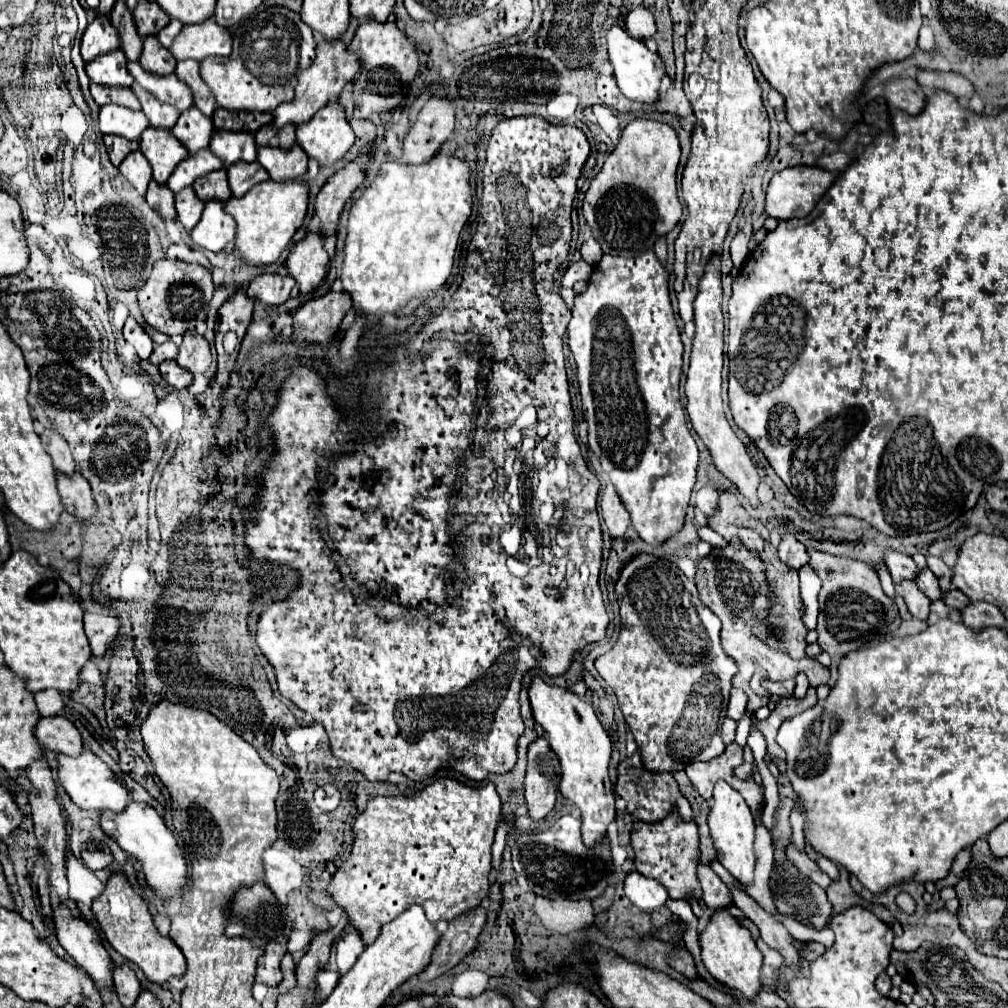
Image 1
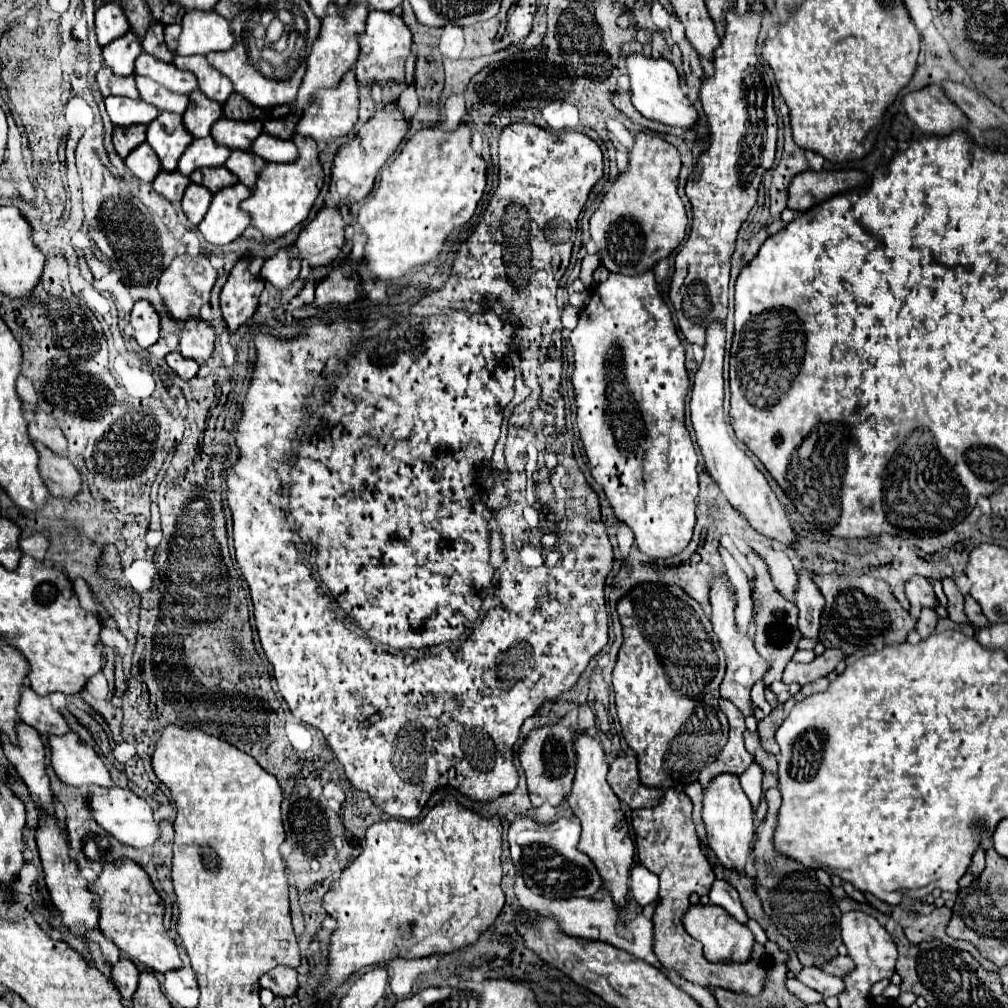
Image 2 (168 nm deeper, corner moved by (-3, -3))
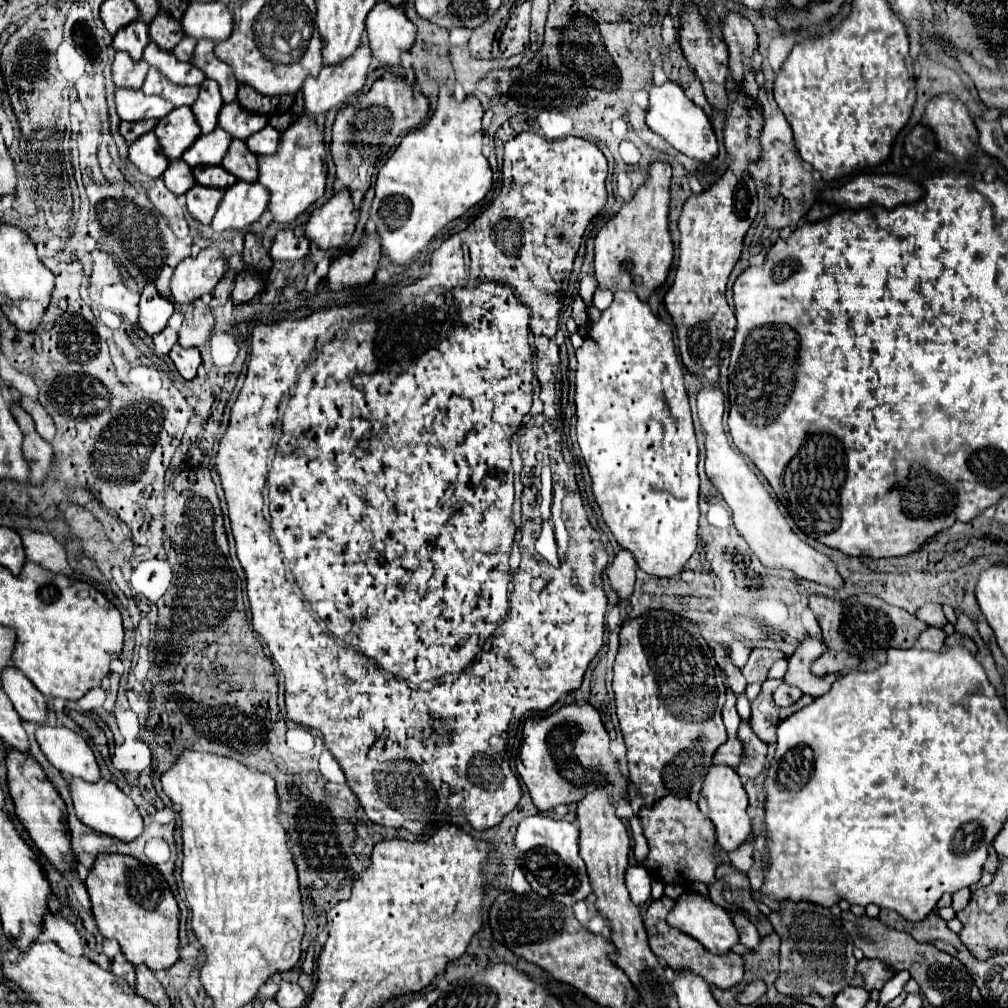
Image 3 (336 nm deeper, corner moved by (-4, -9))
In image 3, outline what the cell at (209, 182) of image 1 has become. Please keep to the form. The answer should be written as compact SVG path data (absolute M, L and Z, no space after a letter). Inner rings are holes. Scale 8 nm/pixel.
M219 164L217 166L195 166L193 176L203 186L213 186L213 188L223 188L223 190L227 190L229 186L237 182L237 178Z

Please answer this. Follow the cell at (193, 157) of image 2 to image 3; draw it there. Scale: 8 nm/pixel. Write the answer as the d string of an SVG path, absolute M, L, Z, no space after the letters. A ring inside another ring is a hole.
M217 126L213 132L201 134L193 142L193 146L189 150L185 150L185 154L181 158L191 168L199 166L199 164L221 164L231 140L233 140L233 136L229 132L225 132L221 126Z

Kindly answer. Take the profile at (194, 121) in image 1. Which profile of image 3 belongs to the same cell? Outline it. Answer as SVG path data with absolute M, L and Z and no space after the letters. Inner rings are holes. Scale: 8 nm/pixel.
M205 78L201 84L201 94L199 94L197 102L191 106L195 118L205 134L217 126L217 116L219 116L221 106L223 106L223 100L219 94L219 84L213 82L211 78Z

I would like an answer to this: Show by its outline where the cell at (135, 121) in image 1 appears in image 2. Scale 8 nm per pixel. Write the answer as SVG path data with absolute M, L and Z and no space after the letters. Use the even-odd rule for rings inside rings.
M108 96L106 110L114 126L134 126L134 124L150 124L160 112L152 108L152 104L144 104L142 100L124 100L116 96Z

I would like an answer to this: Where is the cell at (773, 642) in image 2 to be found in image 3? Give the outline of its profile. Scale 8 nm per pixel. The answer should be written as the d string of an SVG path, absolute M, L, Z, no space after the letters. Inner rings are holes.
M783 680L763 682L763 688L761 688L759 696L751 702L751 720L749 722L755 730L755 734L767 744L773 744L777 740L775 730L777 730L777 724L779 724L781 716L779 716L779 708L775 706L771 694L779 684L783 684Z

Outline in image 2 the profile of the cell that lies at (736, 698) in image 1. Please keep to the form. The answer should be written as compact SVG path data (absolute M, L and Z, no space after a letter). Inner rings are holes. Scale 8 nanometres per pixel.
M720 697L720 708L728 719L729 738L716 762L700 772L698 782L702 784L702 788L706 788L710 780L720 774L742 774L754 760L754 756L744 748L745 716L726 698Z

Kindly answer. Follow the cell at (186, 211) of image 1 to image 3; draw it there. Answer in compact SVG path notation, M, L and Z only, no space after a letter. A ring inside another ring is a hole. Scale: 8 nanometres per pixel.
M195 184L187 192L187 208L193 214L193 218L197 218L201 224L211 224L223 194L225 194L225 190L215 190L209 186Z

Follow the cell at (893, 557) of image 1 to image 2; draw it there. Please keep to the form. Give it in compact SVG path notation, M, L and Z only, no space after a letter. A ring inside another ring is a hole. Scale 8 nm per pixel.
M912 576L906 582L904 590L906 590L906 596L912 604L912 612L918 612L922 606L936 608L936 604L938 604L938 600L934 596L934 590L932 590L932 584L924 576Z

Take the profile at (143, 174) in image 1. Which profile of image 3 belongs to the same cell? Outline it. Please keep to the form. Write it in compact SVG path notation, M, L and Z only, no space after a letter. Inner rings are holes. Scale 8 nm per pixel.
M147 132L141 138L137 138L131 146L129 146L129 160L145 174L149 174L151 178L159 178L165 168L169 166L167 156L161 150L161 144L155 136L155 132Z

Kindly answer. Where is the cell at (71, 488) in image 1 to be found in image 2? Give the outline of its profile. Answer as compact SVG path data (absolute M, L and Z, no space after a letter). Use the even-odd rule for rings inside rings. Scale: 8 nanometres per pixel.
M42 444L34 446L40 452L40 474L50 494L64 500L72 500L74 496L78 496L82 490L82 478L72 462L66 456L56 456L54 452L48 452L48 448L42 448Z

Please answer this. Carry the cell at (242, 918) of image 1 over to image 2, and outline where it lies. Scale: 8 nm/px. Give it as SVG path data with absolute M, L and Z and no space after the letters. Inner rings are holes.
M276 966L260 978L260 986L272 990L276 996L292 996L298 990L296 970L288 966Z

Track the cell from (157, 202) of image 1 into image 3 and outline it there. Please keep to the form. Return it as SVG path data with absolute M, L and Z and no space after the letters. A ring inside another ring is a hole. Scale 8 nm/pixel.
M173 160L169 164L169 168L163 172L163 180L165 180L165 186L175 192L177 196L179 194L185 194L193 184L195 184L195 178L191 174L191 168L185 166L185 162L179 160Z

